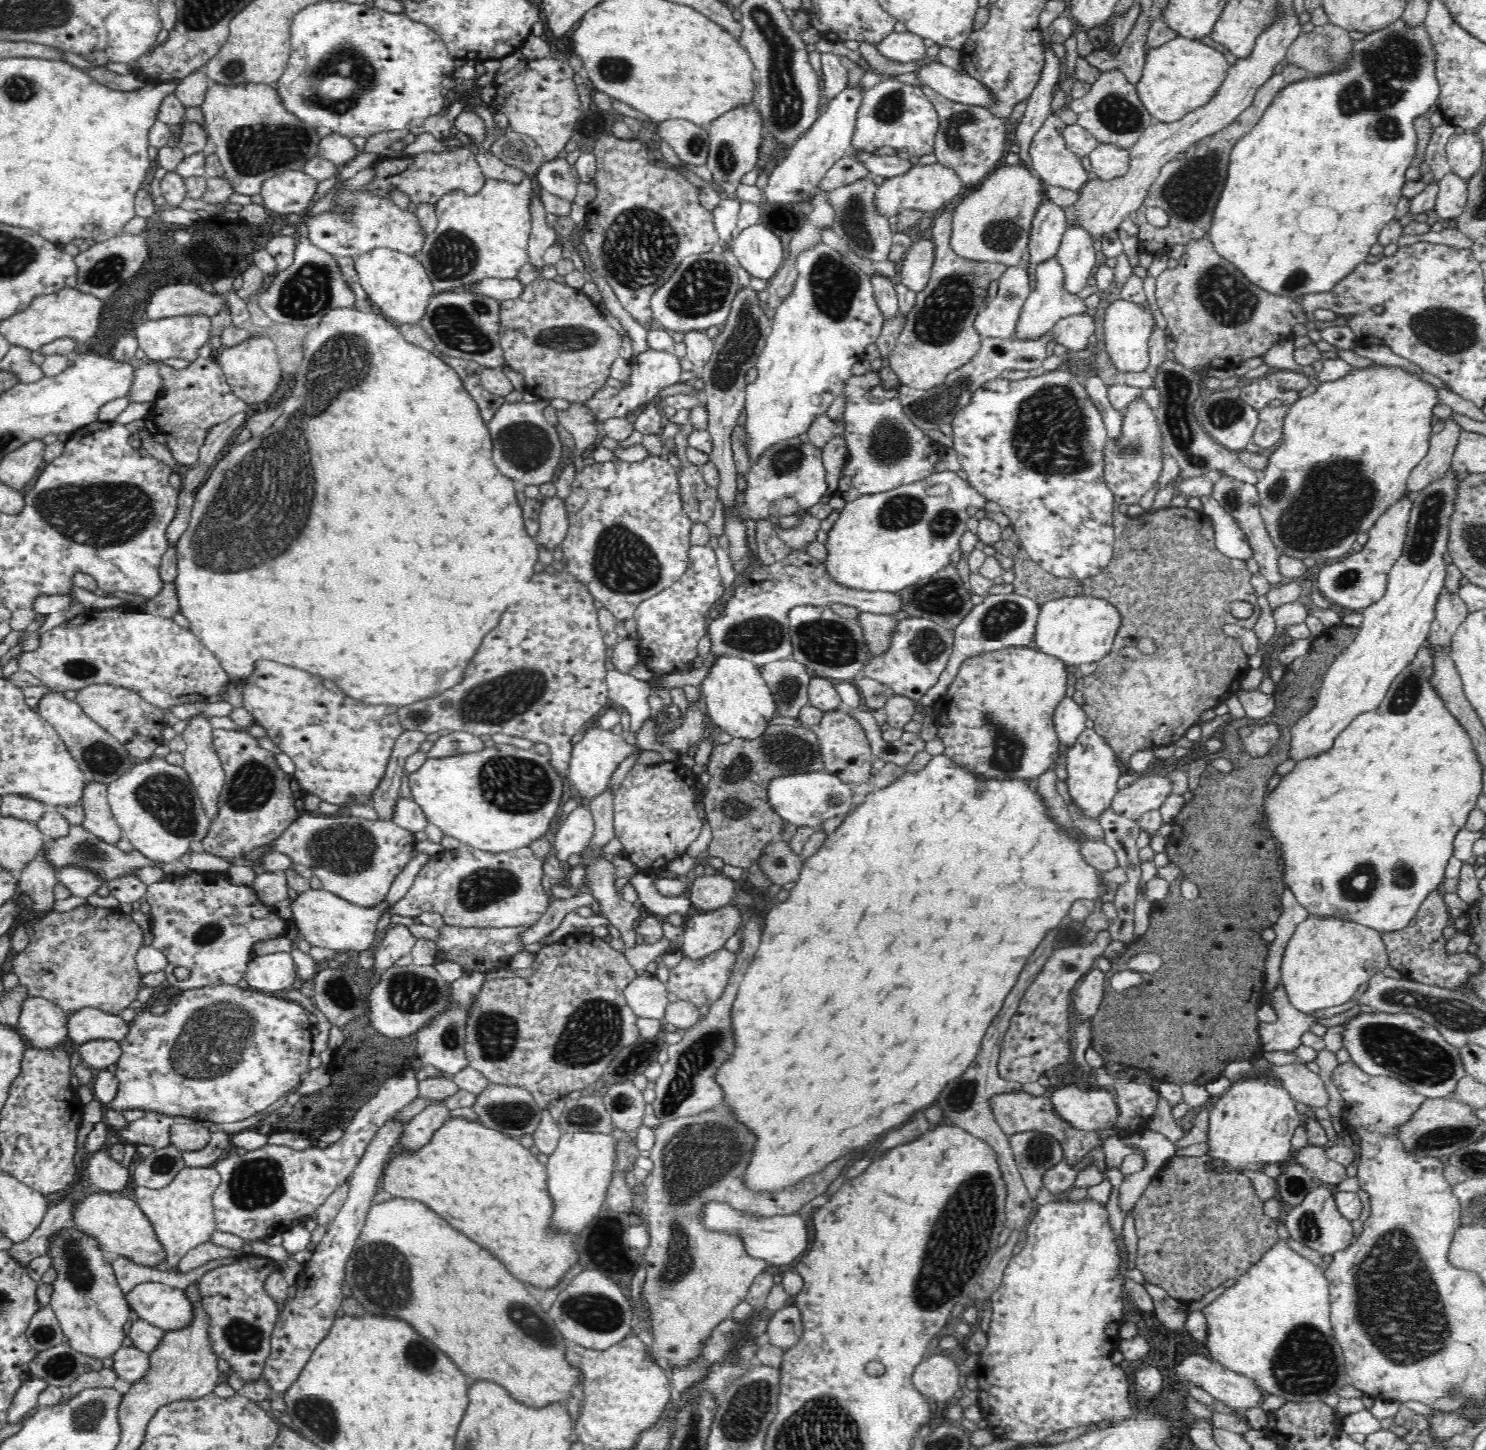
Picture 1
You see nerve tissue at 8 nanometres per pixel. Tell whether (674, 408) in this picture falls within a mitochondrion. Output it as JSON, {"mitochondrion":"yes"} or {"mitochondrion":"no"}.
{"mitochondrion":"no"}

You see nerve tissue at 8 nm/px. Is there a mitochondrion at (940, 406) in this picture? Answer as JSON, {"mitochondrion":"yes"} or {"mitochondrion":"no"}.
{"mitochondrion":"yes"}

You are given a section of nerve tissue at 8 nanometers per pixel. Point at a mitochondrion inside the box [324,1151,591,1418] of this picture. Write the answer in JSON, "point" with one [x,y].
{"point":[381,1271]}

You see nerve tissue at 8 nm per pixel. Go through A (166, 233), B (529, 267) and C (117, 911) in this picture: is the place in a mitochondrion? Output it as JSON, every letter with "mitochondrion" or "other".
{"A":"other","B":"other","C":"other"}

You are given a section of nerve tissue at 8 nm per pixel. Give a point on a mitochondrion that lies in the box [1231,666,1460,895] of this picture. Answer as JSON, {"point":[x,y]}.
{"point":[1404,876]}

